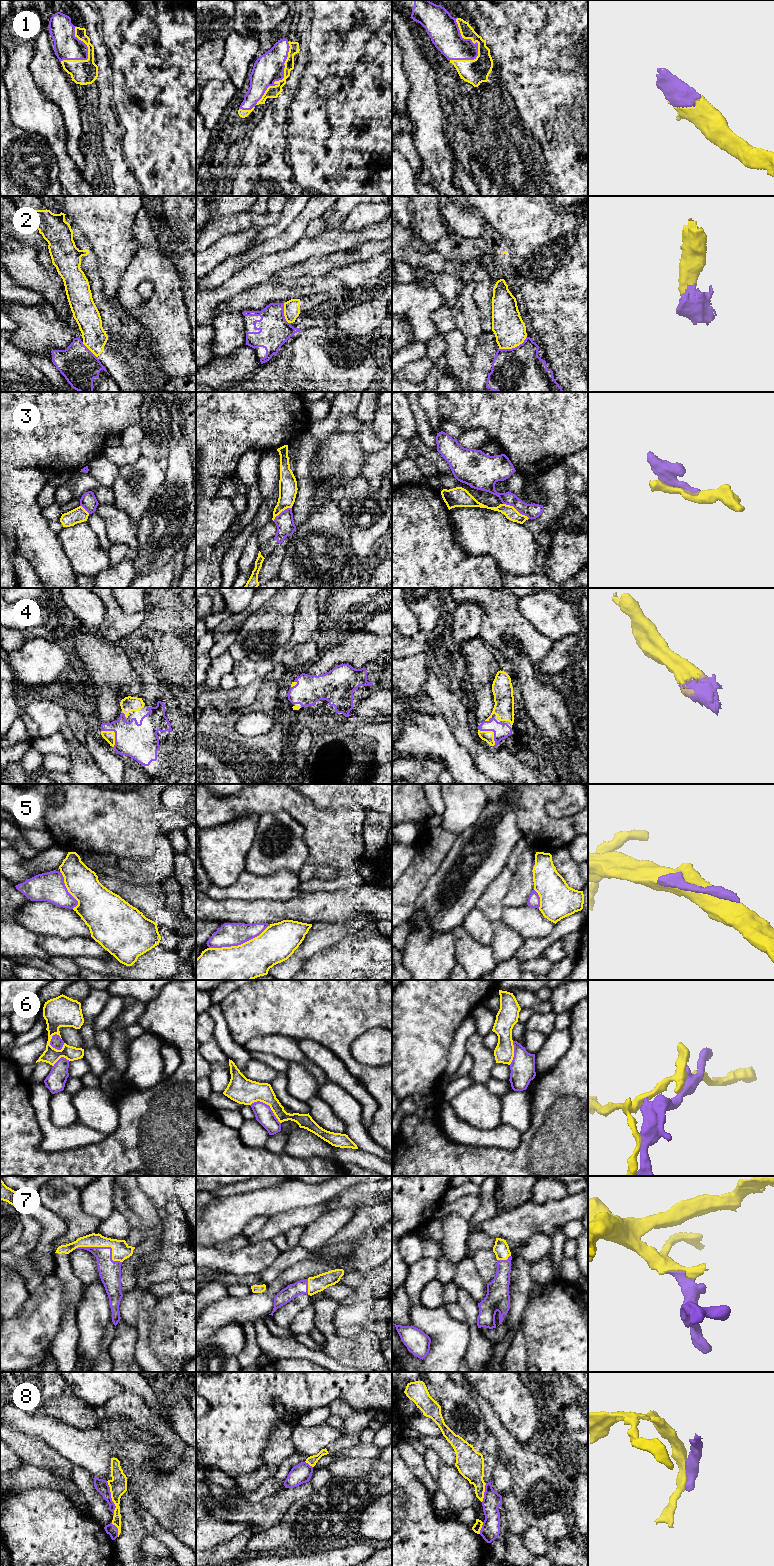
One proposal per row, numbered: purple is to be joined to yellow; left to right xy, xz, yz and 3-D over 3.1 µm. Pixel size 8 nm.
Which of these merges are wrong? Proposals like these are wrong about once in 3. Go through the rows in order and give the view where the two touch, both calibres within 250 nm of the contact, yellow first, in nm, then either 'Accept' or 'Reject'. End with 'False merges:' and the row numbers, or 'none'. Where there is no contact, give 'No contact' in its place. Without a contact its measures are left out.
1: Touches yellow in xz. Thickness 100 nm (yellow) against 240 nm. Accept
2: Touches yellow in yz. Thickness 260 nm (yellow) against 440 nm. Reject
3: Touches yellow in yz. Thickness 100 nm (yellow) against 120 nm. Reject
4: Touches yellow in yz. Thickness 90 nm (yellow) against 130 nm. Accept
5: Touches yellow in xz. Thickness 420 nm (yellow) against 190 nm. Accept
6: Touches yellow in xz. Thickness 200 nm (yellow) against 150 nm. Reject
7: Touches yellow in xy. Thickness 140 nm (yellow) against 180 nm. Accept
8: Touches yellow in xy. Thickness 140 nm (yellow) against 100 nm. Reject
False merges: 2, 3, 6, 8

